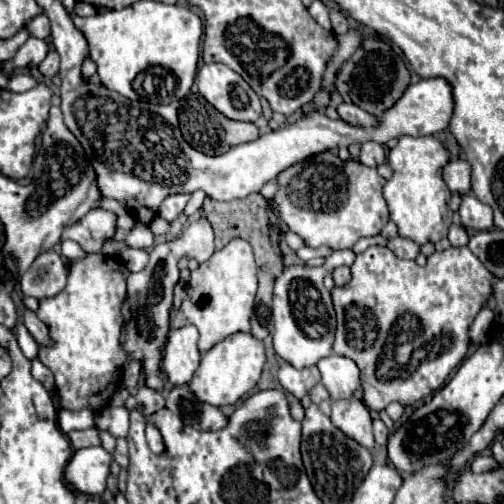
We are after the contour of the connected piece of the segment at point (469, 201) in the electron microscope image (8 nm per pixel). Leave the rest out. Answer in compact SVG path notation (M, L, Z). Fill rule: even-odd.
M473 193L463 195L461 207L459 207L461 223L465 229L473 231L487 231L493 229L493 209L485 203L481 203Z

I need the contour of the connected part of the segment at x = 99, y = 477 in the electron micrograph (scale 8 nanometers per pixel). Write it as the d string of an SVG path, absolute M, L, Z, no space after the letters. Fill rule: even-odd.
M87 447L87 449L79 449L73 453L71 461L65 467L65 481L79 493L83 495L91 495L91 497L99 497L103 495L103 491L107 489L105 481L109 477L109 465L111 465L111 455L103 449L103 447Z

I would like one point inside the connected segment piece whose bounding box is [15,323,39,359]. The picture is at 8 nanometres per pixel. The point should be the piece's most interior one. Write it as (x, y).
(26, 342)

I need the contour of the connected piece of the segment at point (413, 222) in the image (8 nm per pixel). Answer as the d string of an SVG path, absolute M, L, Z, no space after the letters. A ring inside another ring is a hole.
M431 135L427 137L399 137L397 145L389 153L389 165L393 177L385 183L383 195L389 205L391 221L397 225L399 235L413 239L417 245L437 243L447 237L453 211L449 209L451 191L447 189L441 169L449 161L449 151Z

